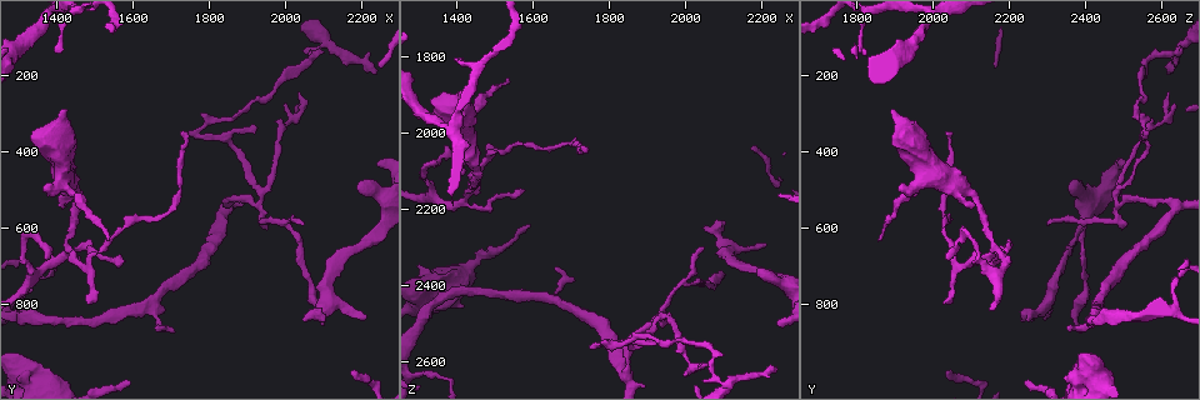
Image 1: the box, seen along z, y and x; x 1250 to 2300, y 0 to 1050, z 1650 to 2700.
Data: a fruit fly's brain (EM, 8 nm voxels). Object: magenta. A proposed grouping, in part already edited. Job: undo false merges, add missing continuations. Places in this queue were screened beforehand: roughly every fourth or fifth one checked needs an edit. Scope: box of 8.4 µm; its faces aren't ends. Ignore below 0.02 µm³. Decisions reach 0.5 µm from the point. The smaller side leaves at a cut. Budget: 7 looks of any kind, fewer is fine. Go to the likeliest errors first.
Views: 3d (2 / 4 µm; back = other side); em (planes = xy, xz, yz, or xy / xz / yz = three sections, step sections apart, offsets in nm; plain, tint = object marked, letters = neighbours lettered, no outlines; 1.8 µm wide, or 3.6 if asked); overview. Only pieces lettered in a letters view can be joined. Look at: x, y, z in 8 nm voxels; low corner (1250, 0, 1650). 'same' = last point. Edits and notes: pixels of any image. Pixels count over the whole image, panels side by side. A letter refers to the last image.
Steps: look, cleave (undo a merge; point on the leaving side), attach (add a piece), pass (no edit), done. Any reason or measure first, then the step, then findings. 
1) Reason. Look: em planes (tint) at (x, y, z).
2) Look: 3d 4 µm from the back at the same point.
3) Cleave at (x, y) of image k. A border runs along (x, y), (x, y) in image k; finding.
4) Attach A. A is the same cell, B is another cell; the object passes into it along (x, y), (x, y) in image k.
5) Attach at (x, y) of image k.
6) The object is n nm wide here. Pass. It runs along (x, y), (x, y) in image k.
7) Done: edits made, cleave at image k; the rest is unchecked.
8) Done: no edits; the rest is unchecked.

An open end. Look: em xy step 16 (tint) at (2190, 480, 2365).

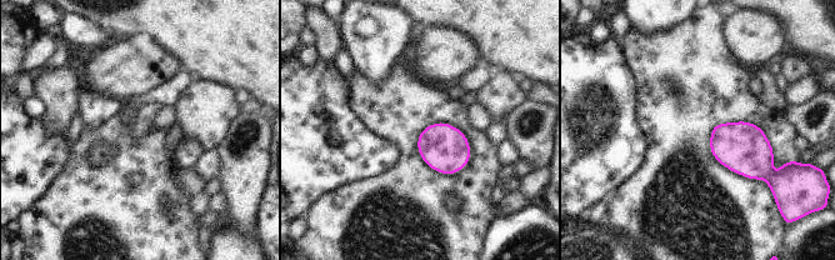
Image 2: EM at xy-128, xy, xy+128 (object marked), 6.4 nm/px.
Cut it another way. Look: em yz step 4 (tint) at the same point.

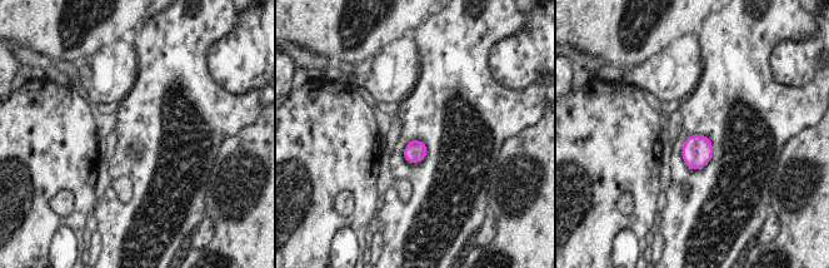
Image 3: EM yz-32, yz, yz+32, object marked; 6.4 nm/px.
See the neighbours. Look: em yz step 4 (letters) at the same point.

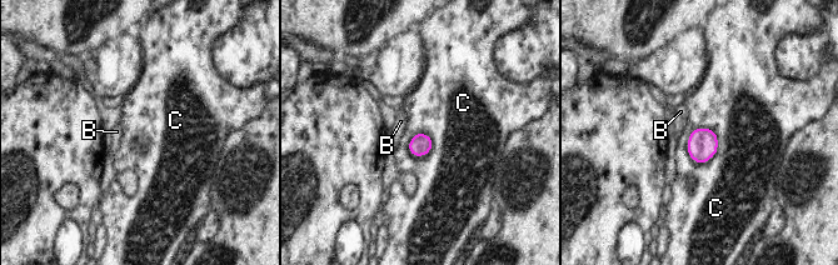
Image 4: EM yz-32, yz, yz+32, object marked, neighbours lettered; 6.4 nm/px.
Pass. B and C are other cells; a border runs along (708, 126), (717, 151), (697, 164) in image 4; no lettered piece goes on from it.

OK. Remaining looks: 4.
Three arms meet. Look: 3d 4 µm at (1430, 640, 2160).

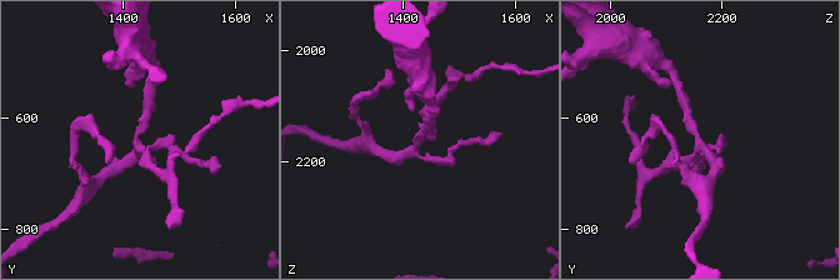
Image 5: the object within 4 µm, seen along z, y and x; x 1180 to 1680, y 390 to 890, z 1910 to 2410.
Need the tissue. Look: em planes (letters) at (1430, 650, 2155).

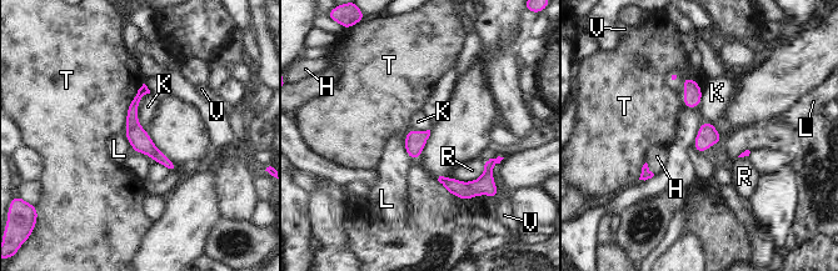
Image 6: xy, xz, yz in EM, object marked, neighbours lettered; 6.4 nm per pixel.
Pass. H, K, L, R, T and V are other cells; all the same neuron.

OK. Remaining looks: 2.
Abrupt turn. Look: 3d 2 µm at (2000, 585, 2395).

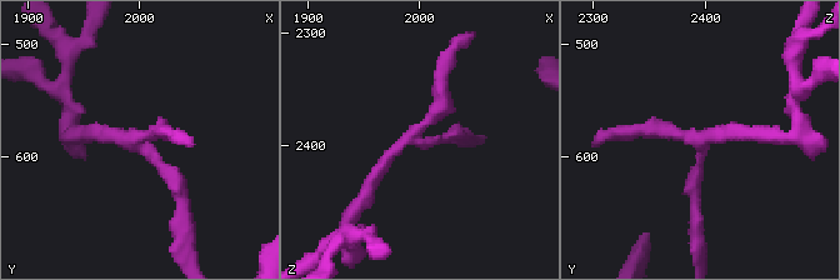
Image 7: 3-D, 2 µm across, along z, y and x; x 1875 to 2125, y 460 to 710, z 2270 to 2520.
Now the EM. Look: em planes (letters) at (1998, 586, 2392).

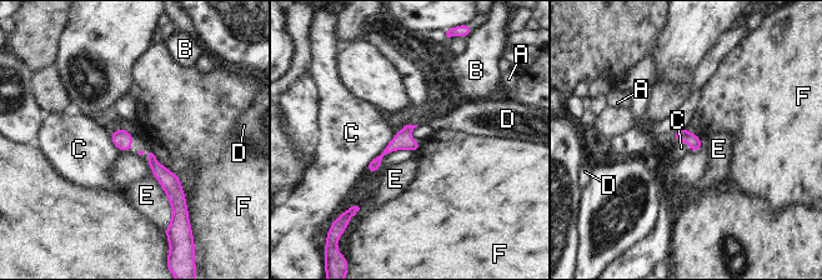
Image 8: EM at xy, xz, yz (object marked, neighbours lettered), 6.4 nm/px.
The object is 90 nm wide here; the longest contact is with F, 440 nm. Pass. A, B, C, D, E and F are other cells; one neuron here.

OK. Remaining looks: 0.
Done: no edits; the rest is unchecked.

